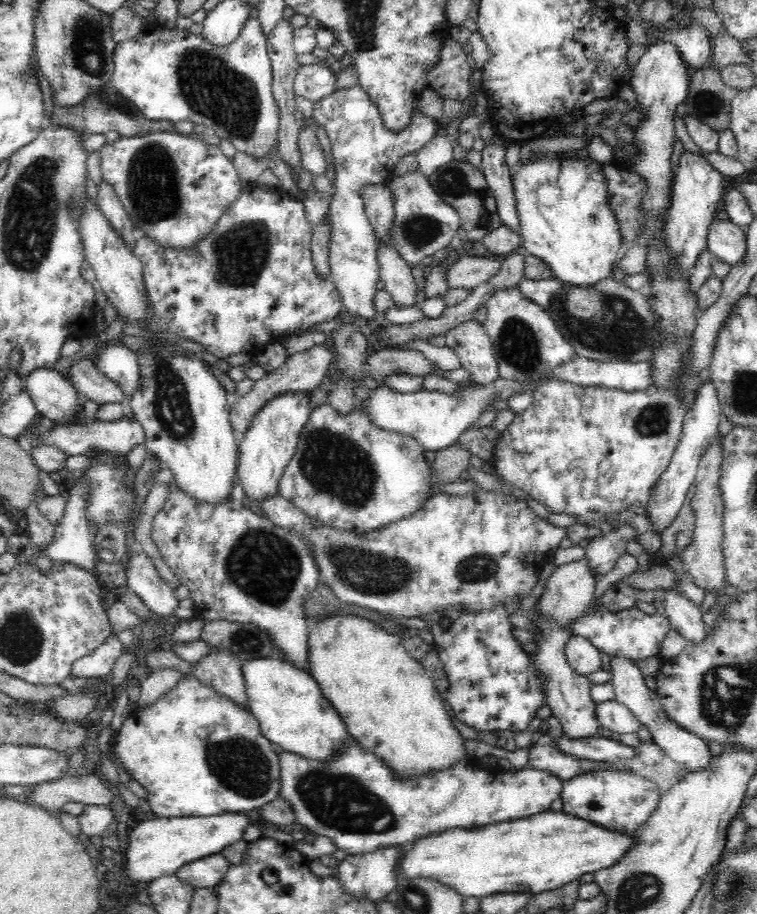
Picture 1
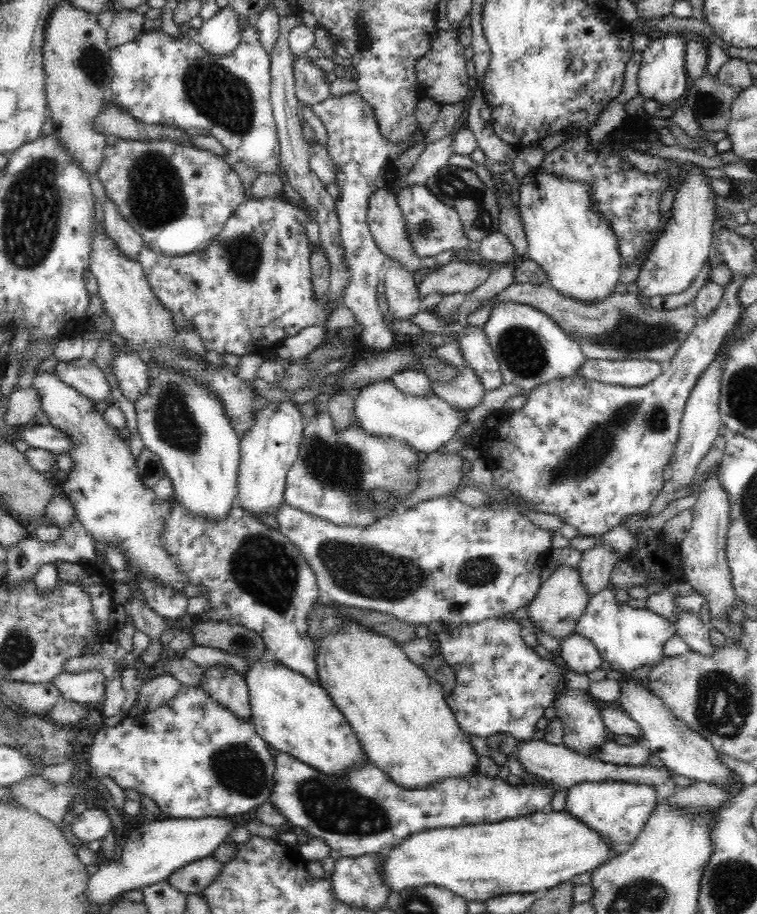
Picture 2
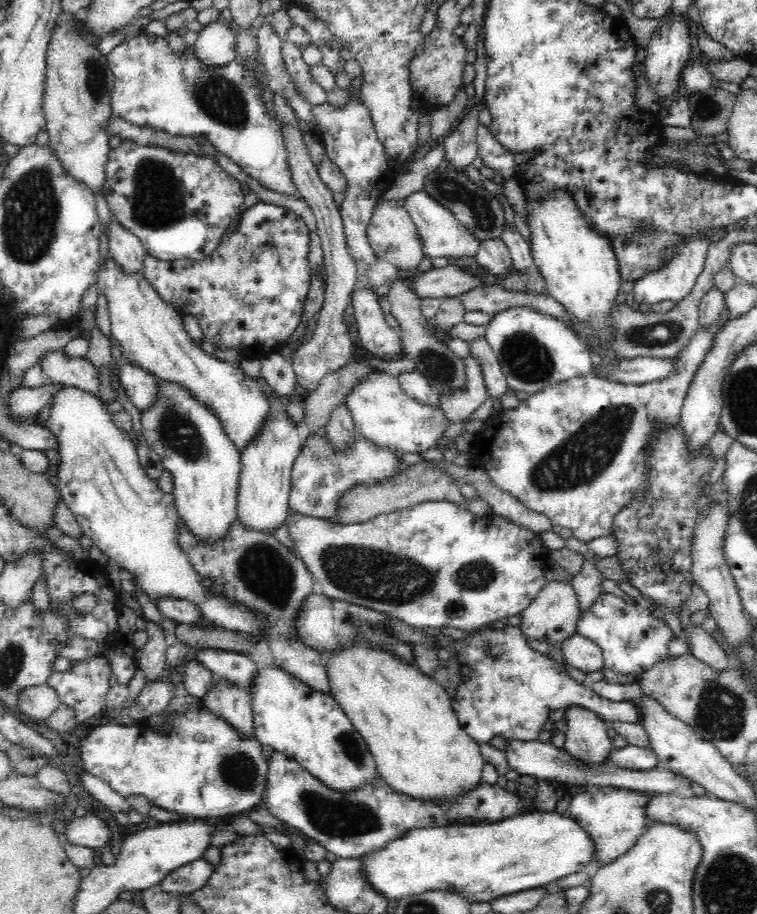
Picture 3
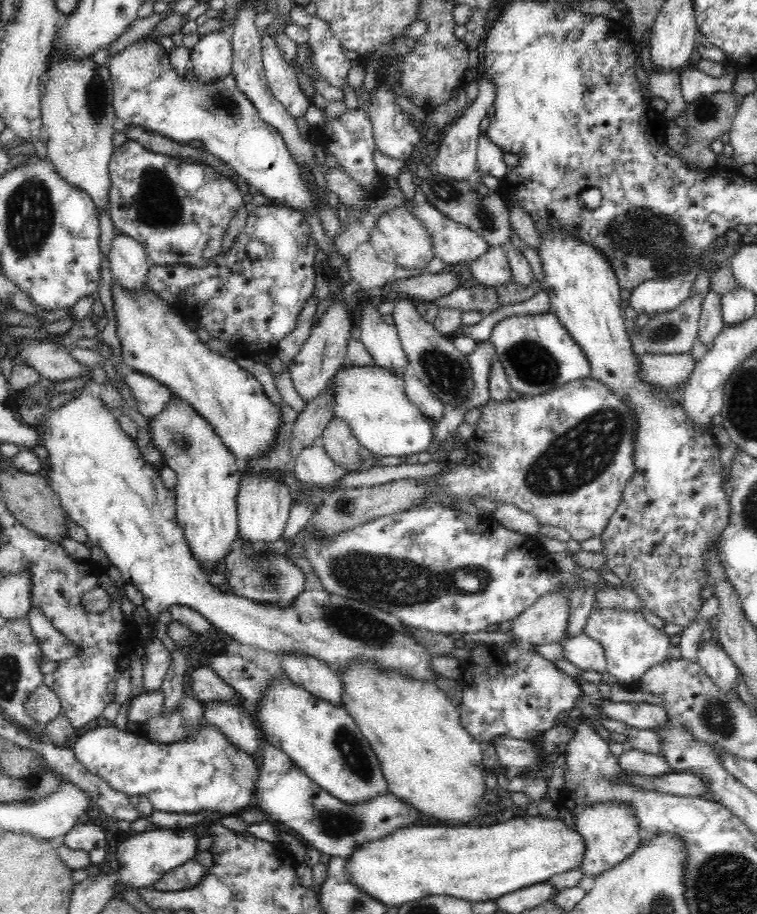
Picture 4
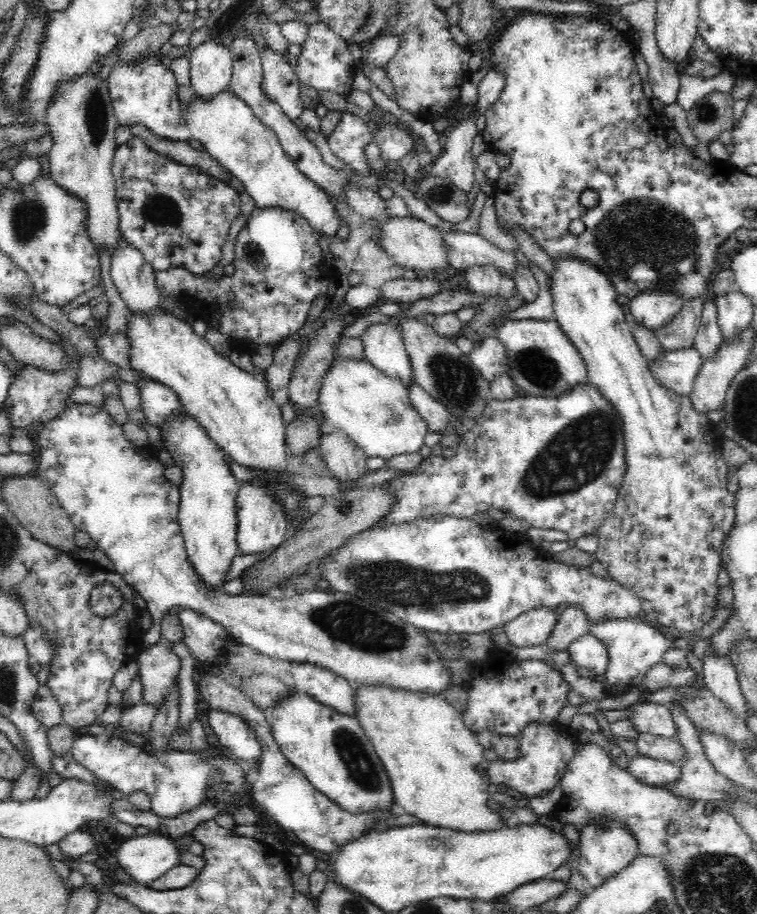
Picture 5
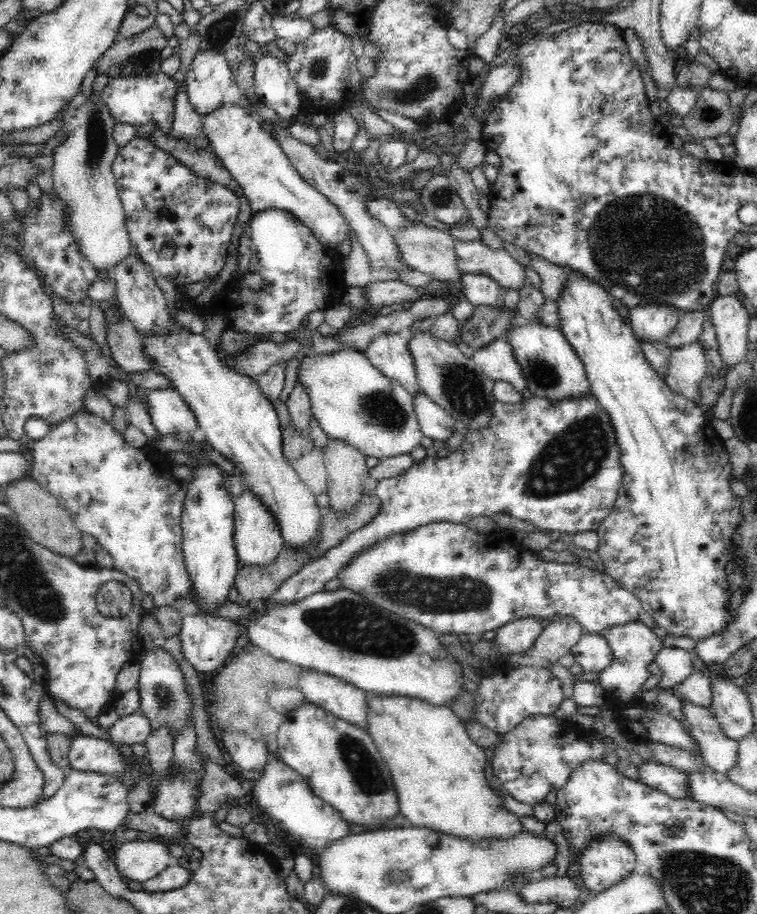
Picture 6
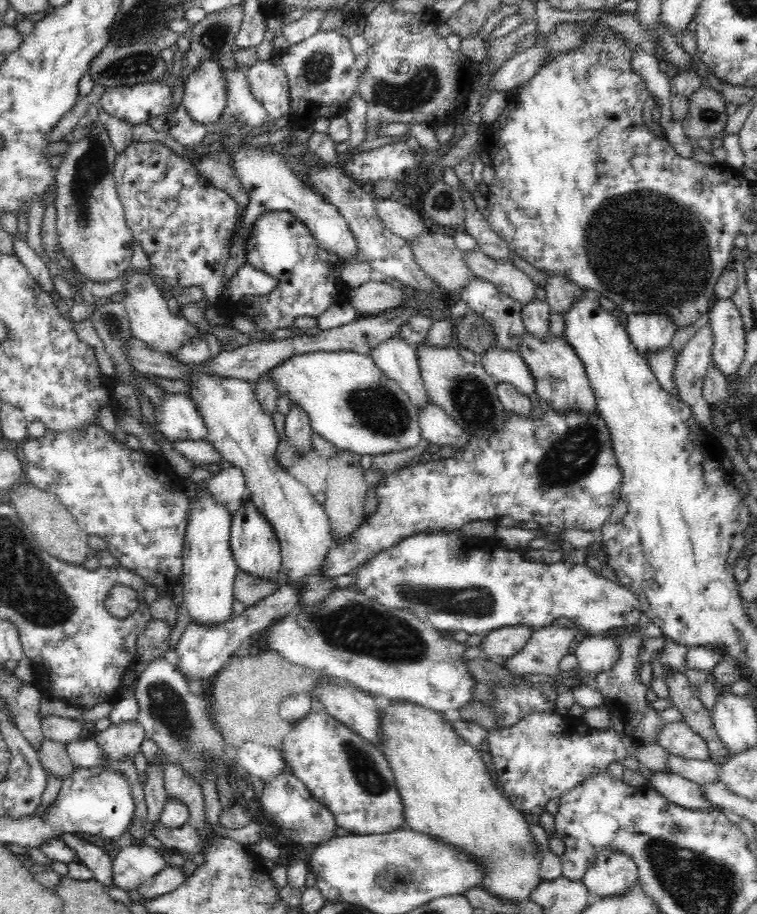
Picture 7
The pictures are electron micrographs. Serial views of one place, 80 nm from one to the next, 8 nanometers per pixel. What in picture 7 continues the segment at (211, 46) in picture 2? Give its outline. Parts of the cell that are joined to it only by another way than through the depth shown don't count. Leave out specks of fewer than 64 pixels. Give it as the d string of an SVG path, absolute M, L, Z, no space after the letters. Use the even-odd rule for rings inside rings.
M212 59L202 61L198 70L190 73L183 90L182 107L192 121L204 125L214 124L226 110L226 87L220 65Z

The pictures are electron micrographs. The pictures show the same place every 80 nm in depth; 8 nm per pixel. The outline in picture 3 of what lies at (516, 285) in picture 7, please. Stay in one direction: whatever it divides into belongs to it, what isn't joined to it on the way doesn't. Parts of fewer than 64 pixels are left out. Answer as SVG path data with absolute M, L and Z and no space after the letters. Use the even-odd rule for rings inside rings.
M424 189L416 191L403 200L404 208L416 225L424 252L430 258L447 258L450 262L460 262L465 256L475 256L482 241L475 238L467 228L460 224L452 211L438 204Z

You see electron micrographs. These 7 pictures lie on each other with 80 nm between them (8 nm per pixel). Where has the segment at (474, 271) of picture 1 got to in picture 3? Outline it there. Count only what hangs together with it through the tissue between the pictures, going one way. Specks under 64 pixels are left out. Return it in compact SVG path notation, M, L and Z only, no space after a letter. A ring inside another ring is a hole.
M450 262L443 268L412 275L413 289L421 299L430 297L443 300L468 292L480 284L480 278L466 273L460 262Z

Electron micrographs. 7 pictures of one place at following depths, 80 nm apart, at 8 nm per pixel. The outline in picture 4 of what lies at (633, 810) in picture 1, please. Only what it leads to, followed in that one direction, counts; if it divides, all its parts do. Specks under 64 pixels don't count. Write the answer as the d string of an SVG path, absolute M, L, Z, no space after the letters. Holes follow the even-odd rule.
M608 801L593 805L580 805L575 808L573 814L576 829L585 841L585 852L580 872L590 879L596 880L599 873L615 868L620 862L630 857L642 842L642 834L639 833L633 809L624 802Z

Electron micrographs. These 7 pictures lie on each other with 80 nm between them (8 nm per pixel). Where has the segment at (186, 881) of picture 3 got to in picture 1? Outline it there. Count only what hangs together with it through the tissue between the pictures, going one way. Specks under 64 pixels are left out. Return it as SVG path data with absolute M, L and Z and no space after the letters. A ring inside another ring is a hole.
M216 853L178 868L174 875L193 891L200 888L214 888L226 874L228 866L230 866L229 861Z

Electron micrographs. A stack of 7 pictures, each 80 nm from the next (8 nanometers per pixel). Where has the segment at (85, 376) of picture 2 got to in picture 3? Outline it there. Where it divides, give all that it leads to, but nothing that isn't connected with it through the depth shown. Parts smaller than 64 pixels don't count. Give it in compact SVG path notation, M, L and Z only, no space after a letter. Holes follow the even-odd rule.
M63 349L43 355L38 363L52 384L75 387L94 395L98 393L99 372L88 360L69 356Z

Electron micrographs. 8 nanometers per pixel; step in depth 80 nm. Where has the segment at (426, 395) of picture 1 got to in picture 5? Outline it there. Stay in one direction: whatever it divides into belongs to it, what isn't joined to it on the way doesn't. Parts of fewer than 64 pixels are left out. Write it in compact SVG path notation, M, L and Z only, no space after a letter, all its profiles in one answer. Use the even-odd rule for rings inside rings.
M336 357L325 371L319 383L316 411L321 413L326 431L342 431L356 443L358 448L369 456L379 456L383 459L399 454L416 453L424 444L426 424L413 408L407 388L398 378L390 378L377 370L366 358L360 360L340 359Z

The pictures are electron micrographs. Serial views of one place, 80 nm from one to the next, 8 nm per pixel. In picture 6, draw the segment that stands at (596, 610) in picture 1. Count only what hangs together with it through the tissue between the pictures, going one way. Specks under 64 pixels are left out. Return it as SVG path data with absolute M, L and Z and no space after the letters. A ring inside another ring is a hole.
M642 620L624 626L606 628L600 635L609 642L613 654L612 662L608 665L608 668L597 674L598 685L606 691L607 706L605 709L612 714L612 717L620 728L620 732L623 731L623 734L632 734L632 726L635 722L642 724L645 728L647 716L644 714L639 719L635 719L635 717L630 718L625 716L622 712L626 708L634 708L634 706L642 705L640 701L641 689L649 677L646 666L654 661L654 656L656 656L658 650L663 646L660 643L660 639L652 633L650 627L643 624Z

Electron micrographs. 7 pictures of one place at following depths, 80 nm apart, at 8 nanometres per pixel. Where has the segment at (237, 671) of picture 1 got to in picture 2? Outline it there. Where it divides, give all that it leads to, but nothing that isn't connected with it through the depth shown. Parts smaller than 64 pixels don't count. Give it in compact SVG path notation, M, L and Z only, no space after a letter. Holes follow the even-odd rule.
M222 666L204 669L201 688L241 721L252 722L249 690L236 669Z

